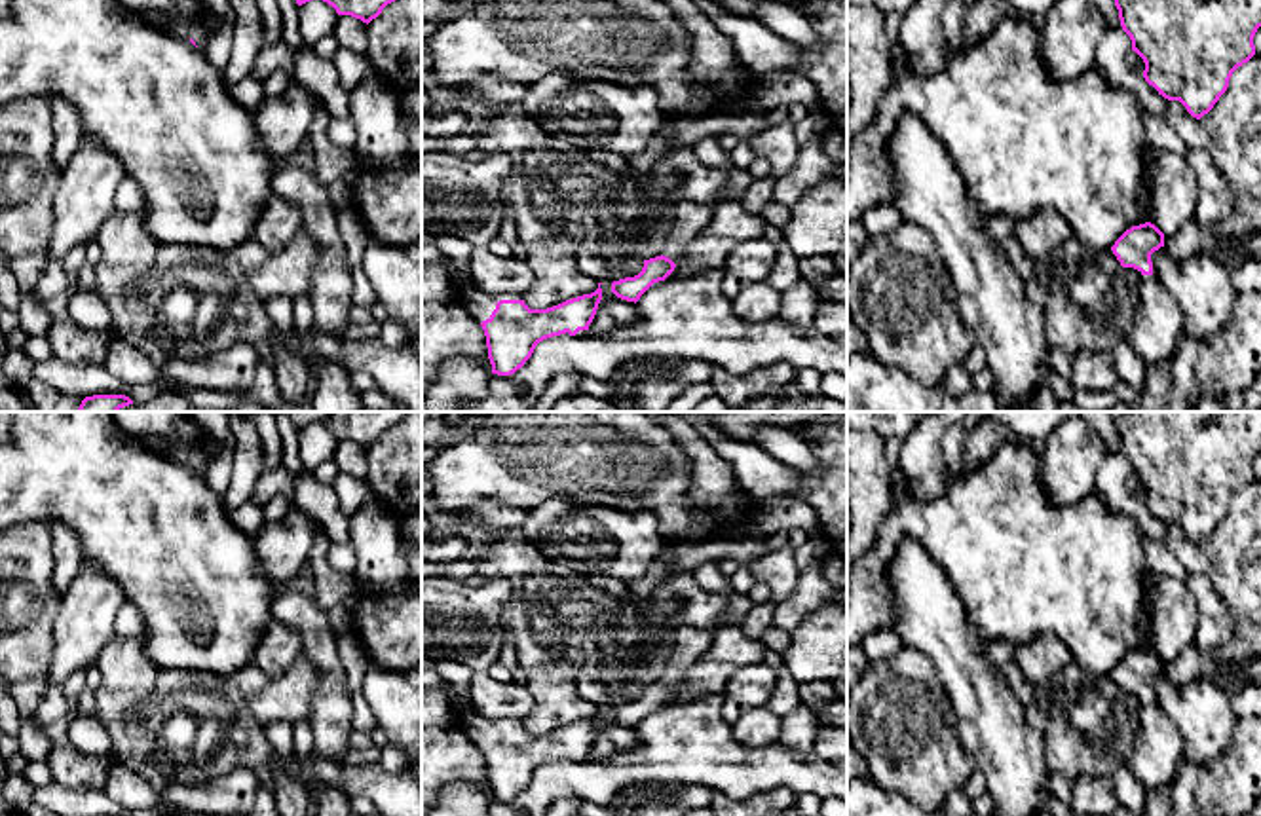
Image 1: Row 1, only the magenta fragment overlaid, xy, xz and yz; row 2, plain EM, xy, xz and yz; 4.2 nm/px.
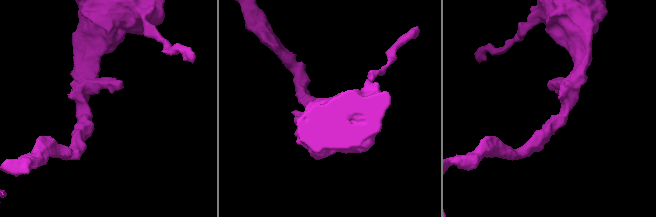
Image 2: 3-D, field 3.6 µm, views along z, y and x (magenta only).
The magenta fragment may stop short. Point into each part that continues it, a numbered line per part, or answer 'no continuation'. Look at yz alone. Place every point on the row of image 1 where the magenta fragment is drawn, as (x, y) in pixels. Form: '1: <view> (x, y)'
no continuation

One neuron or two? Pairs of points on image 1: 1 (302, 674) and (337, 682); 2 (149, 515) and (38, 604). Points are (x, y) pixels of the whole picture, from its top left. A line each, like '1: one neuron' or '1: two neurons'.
1: two neurons
2: two neurons

